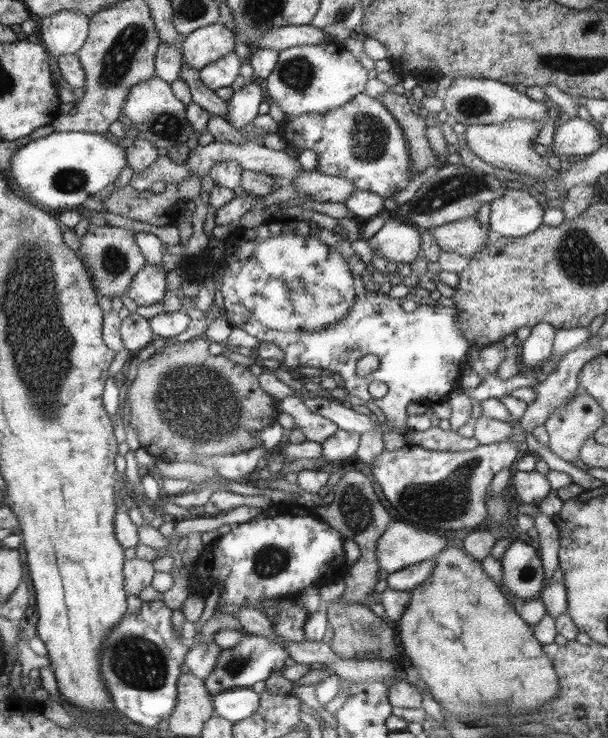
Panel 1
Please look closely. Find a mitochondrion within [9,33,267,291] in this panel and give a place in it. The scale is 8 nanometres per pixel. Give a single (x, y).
(165, 124)

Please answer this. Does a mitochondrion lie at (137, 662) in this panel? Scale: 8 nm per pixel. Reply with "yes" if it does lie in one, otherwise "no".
yes

